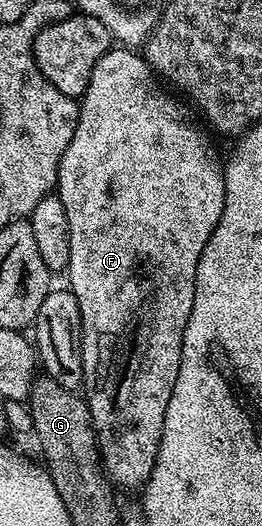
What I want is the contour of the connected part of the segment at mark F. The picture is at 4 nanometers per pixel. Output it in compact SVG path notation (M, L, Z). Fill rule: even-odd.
M113 48L104 53L102 60L94 64L94 72L90 72L90 84L83 98L79 99L78 124L74 128L74 136L70 136L70 144L66 144L66 152L62 152L56 177L55 193L59 194L62 200L62 208L66 208L66 224L70 230L67 285L78 300L80 309L80 355L84 377L90 382L92 378L92 398L90 397L92 428L96 431L96 445L104 473L117 487L143 487L156 463L162 440L162 424L166 420L166 408L170 404L170 392L174 392L174 380L178 380L182 336L186 332L186 324L194 308L194 284L198 272L198 260L214 228L218 228L218 220L222 220L226 195L226 170L222 165L222 158L220 162L219 148L194 123L187 122L178 111L172 110L171 96L164 94L163 88L156 86L156 82L158 83L158 75L149 67L148 59L143 53L132 48Z

